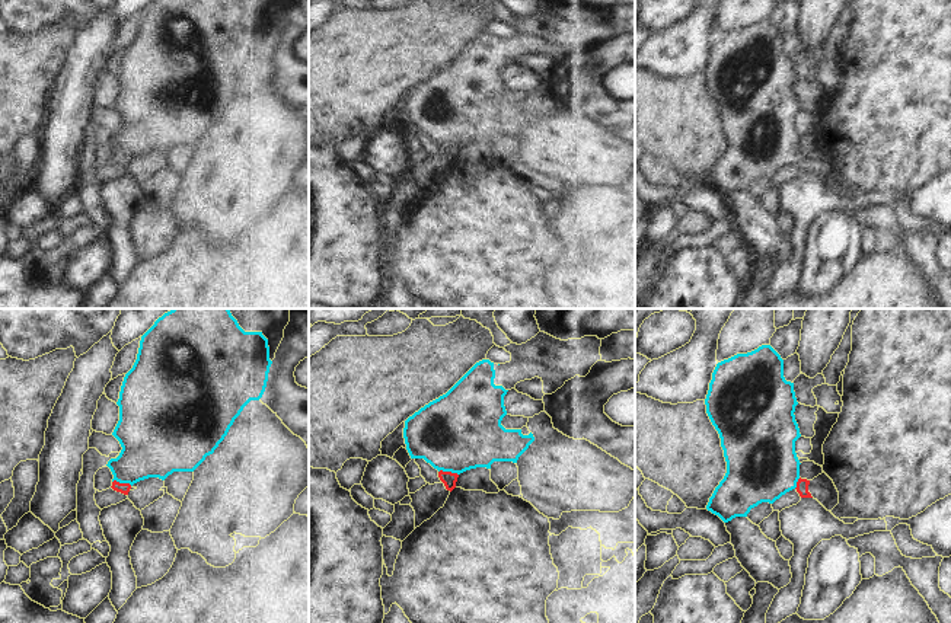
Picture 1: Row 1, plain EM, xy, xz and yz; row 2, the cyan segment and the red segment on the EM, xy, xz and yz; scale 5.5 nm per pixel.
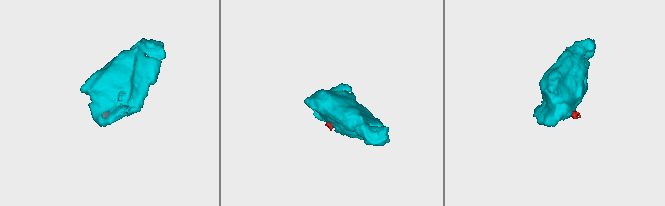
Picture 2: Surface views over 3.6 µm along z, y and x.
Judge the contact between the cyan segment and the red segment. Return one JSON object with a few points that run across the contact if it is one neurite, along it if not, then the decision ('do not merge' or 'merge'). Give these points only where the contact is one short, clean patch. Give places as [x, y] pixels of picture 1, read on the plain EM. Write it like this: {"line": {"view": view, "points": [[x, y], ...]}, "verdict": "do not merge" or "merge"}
{"line": {"view": "xz", "points": [[462, 104], [452, 118], [449, 144], [447, 152]]}, "verdict": "merge"}

